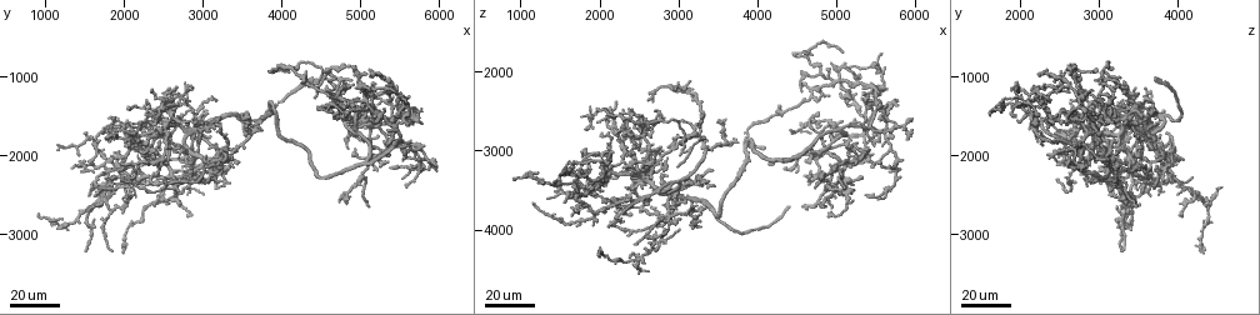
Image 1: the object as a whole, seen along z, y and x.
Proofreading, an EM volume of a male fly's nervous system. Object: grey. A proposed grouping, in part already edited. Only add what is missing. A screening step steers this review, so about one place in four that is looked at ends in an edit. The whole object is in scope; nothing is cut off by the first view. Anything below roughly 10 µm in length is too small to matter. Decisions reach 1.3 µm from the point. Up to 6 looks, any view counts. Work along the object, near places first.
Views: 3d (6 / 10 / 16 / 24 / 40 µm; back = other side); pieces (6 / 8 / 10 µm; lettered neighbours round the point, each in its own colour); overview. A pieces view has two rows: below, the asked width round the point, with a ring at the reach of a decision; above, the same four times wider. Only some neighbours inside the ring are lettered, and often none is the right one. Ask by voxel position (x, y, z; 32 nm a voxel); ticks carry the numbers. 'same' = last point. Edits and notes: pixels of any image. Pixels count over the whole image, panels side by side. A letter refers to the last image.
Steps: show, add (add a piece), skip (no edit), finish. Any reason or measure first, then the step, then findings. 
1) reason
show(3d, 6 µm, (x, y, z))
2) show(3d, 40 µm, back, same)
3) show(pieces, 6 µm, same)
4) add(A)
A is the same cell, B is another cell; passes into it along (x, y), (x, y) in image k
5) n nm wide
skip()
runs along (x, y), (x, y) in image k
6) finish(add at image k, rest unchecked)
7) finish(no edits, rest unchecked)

end of a long branch
show(3d, 40 µm, (1550, 2500, 3650))

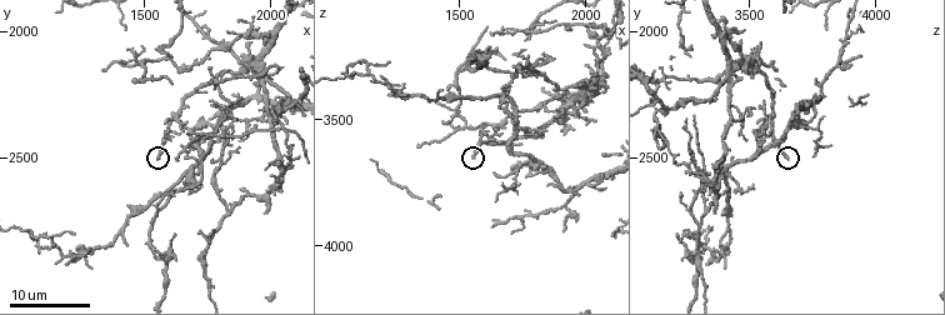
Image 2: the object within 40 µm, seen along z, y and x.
show(pieces, 10 µm, (1550, 2510, 3650))

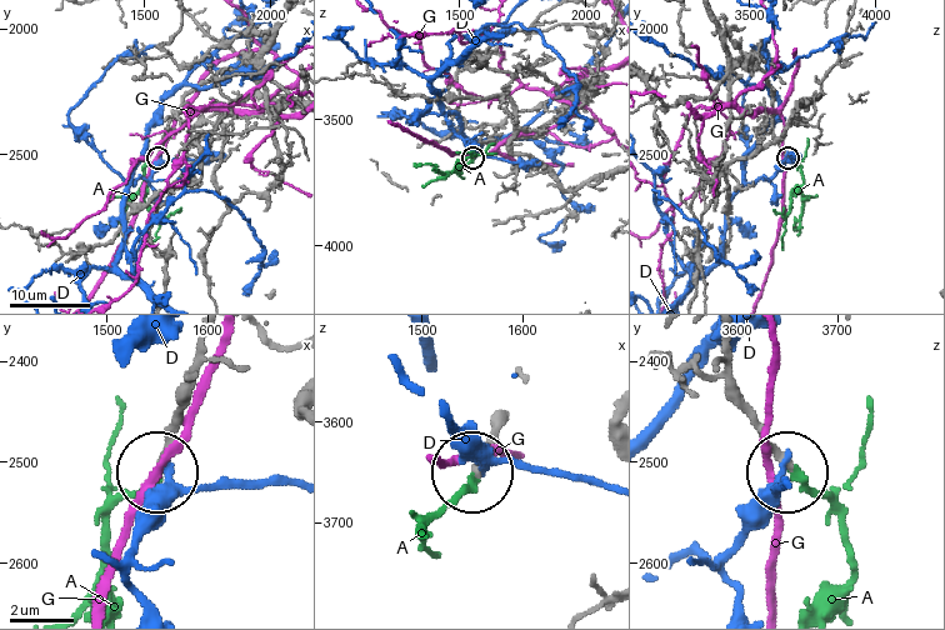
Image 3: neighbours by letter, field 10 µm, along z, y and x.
add(A)
A is the same cell, D and G are other cells; it goes on there

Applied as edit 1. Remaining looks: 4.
redraw
show(overview)

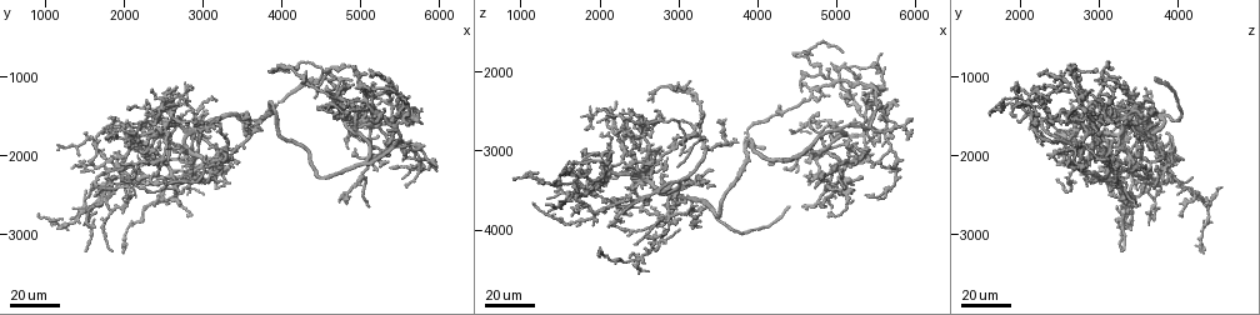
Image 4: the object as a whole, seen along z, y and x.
tapers out
show(3d, 40 µm, (1950, 2700, 3350))

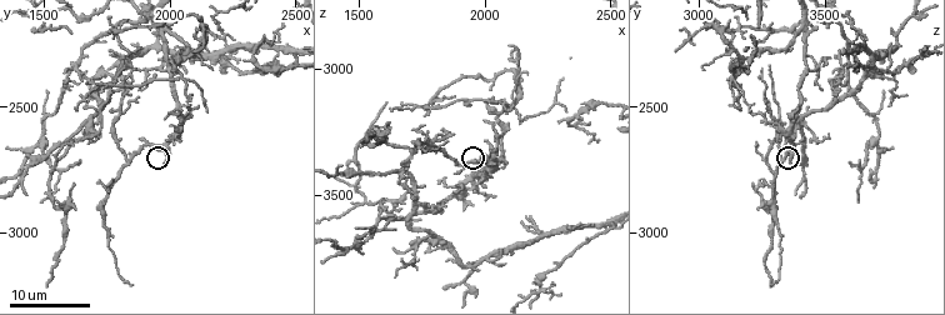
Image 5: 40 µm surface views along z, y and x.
show(pieces, 8 µm, (1990, 2720, 3350))

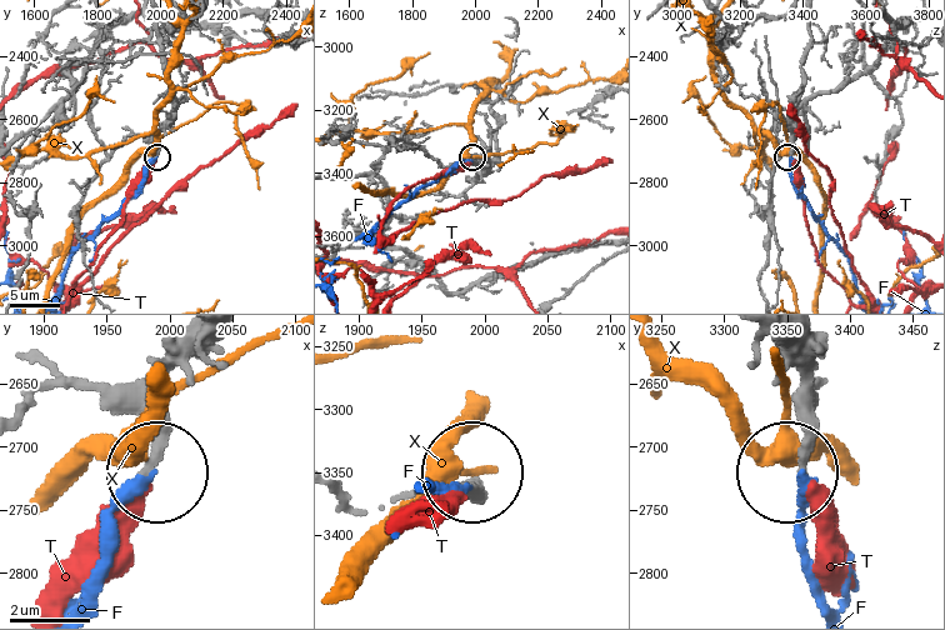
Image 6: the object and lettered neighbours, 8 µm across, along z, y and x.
180 nm wide
add(F)
F is the same cell, T and X are other cells; passes into it along (810, 370), (800, 396), (800, 558), (820, 598) in image 6; it goes on there

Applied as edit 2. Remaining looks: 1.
finish(add at image 3, add at image 6, rest unchecked)

